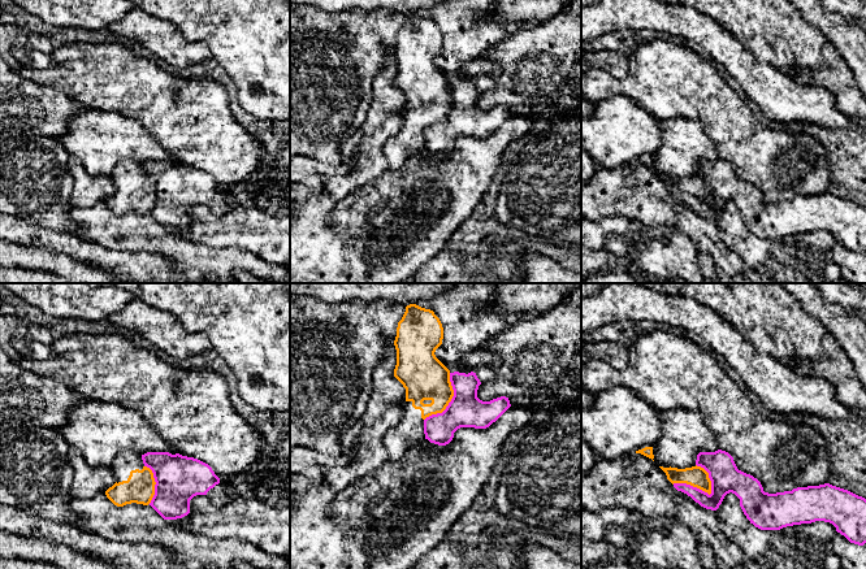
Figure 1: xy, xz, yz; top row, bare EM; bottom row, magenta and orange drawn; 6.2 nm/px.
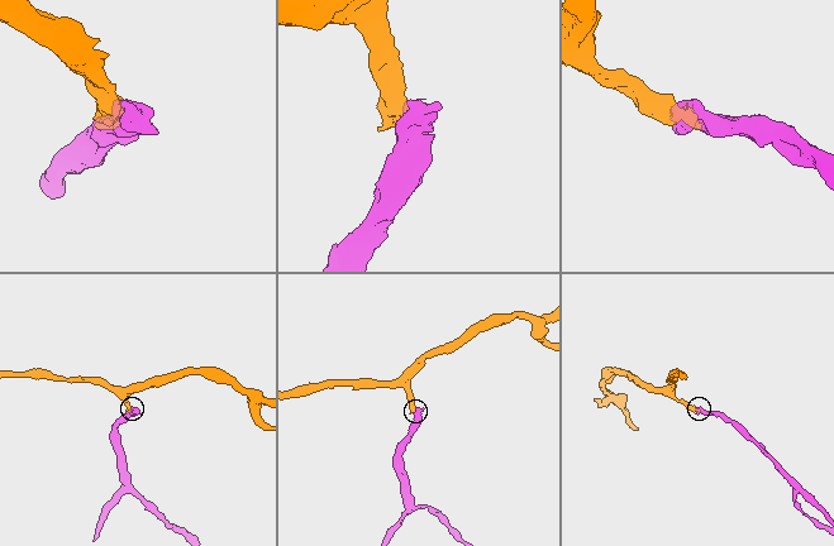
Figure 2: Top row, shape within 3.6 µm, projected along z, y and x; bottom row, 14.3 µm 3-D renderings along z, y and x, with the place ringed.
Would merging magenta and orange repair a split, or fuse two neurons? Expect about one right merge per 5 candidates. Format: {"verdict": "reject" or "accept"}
{"verdict": "reject"}

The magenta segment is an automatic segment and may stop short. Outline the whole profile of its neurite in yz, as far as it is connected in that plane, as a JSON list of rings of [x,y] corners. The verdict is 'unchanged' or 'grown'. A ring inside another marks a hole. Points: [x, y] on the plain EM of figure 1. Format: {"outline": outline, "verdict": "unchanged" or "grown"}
{"outline": [[[722,158],[700,161],[696,174],[709,182],[710,204],[687,192],[672,194],[666,182],[651,168],[641,162],[629,162],[616,169],[597,168],[592,179],[581,187],[581,217],[589,221],[602,217],[624,217],[648,226],[675,227],[677,223],[675,208],[679,200],[711,220],[716,220],[724,205],[732,201],[740,208],[740,216],[750,233],[761,239],[780,239],[787,235],[824,230],[832,233],[836,240],[850,252],[858,255],[866,252],[866,208],[862,205],[830,192],[768,203],[763,200],[757,187],[739,179],[733,166]]], "verdict": "grown"}

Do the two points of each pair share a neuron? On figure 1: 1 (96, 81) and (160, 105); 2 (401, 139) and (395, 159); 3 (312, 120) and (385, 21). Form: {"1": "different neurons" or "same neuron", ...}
{"1": "same neuron", "2": "same neuron", "3": "same neuron"}

